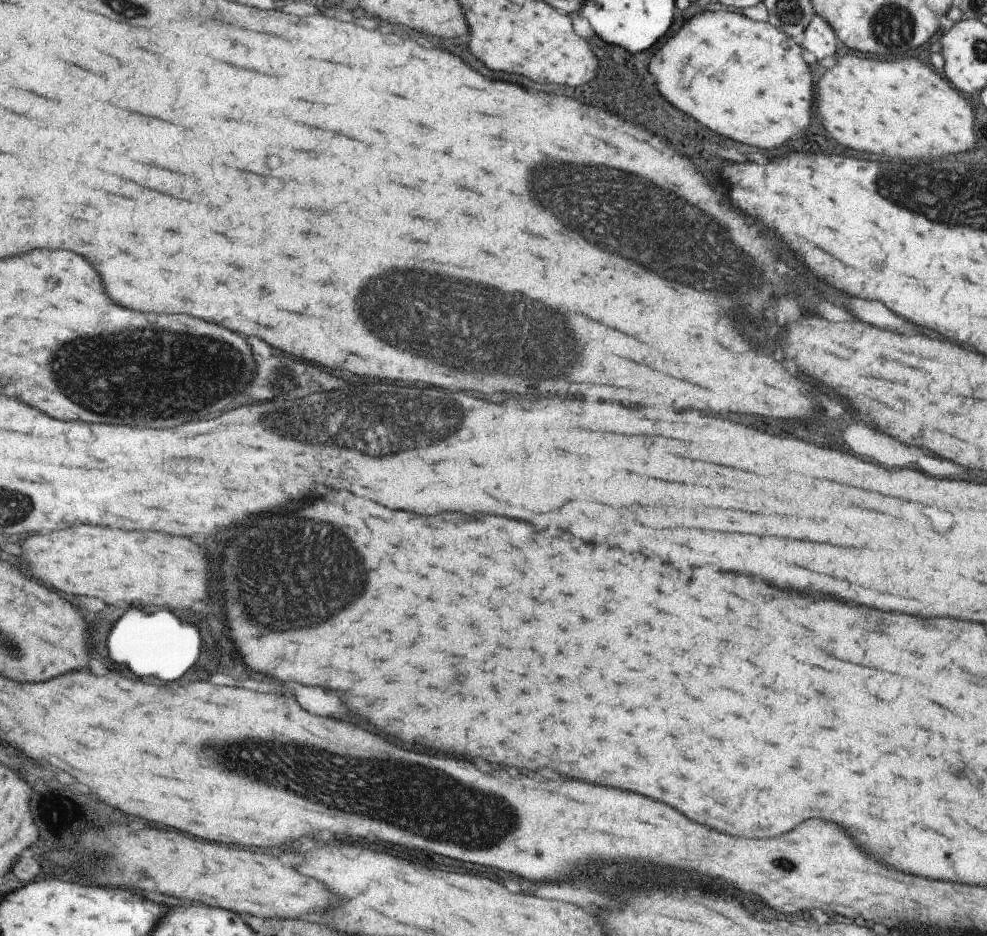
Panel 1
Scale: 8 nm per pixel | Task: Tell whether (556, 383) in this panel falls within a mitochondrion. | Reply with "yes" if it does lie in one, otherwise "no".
yes

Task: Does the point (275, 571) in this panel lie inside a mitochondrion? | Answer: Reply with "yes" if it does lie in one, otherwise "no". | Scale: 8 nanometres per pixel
yes

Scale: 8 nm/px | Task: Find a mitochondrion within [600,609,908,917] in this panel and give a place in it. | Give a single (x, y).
(778, 861)

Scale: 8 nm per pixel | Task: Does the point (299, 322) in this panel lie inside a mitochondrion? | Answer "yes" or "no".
no

